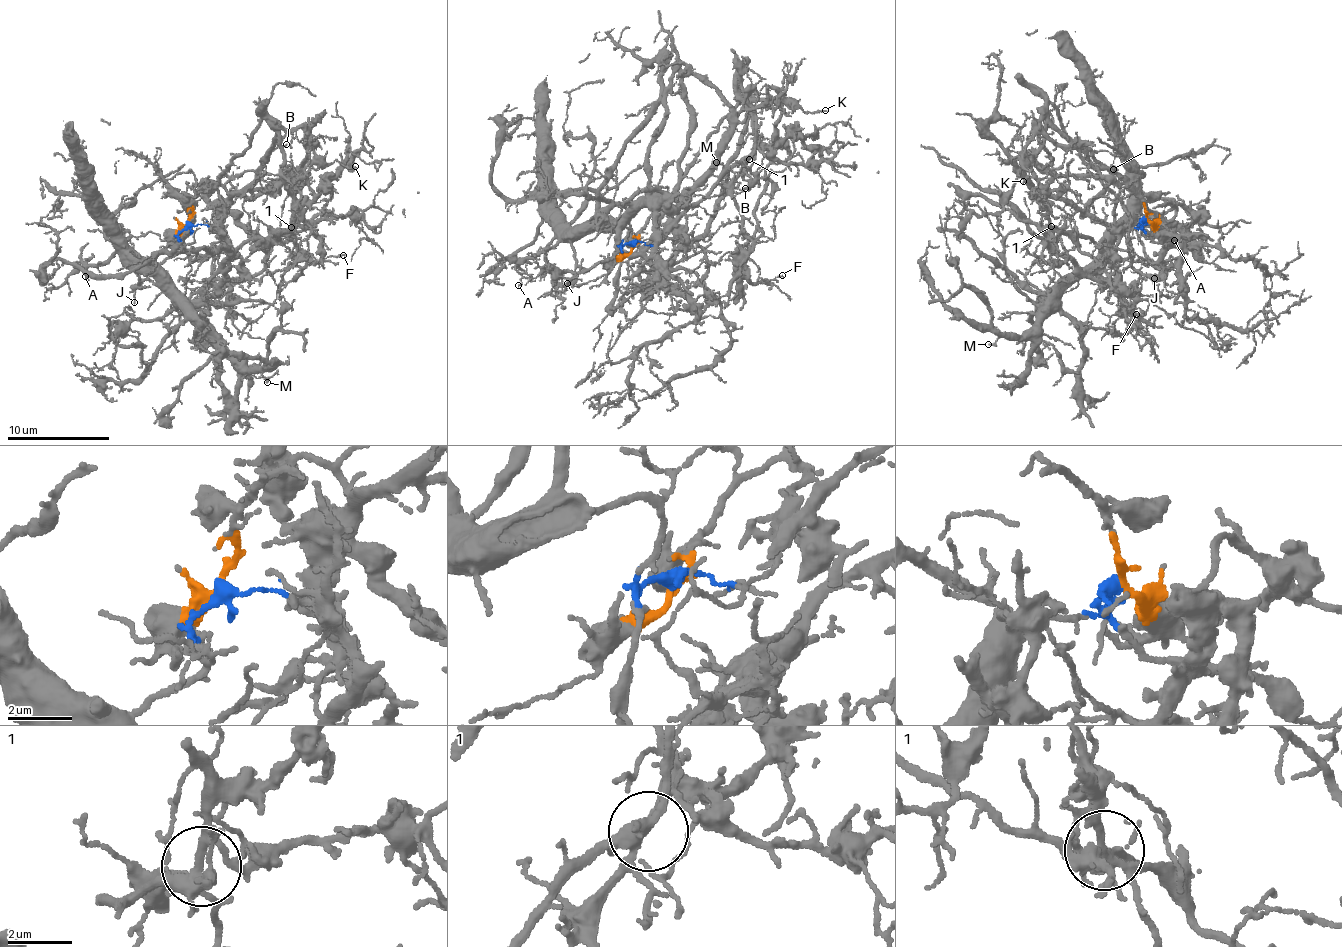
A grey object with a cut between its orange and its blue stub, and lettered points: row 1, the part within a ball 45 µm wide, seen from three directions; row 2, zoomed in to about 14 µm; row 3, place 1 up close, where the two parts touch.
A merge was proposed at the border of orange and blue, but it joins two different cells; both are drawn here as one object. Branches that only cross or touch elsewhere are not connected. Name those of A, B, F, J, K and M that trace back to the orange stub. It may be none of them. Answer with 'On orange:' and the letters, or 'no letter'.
On orange: B, F, K

